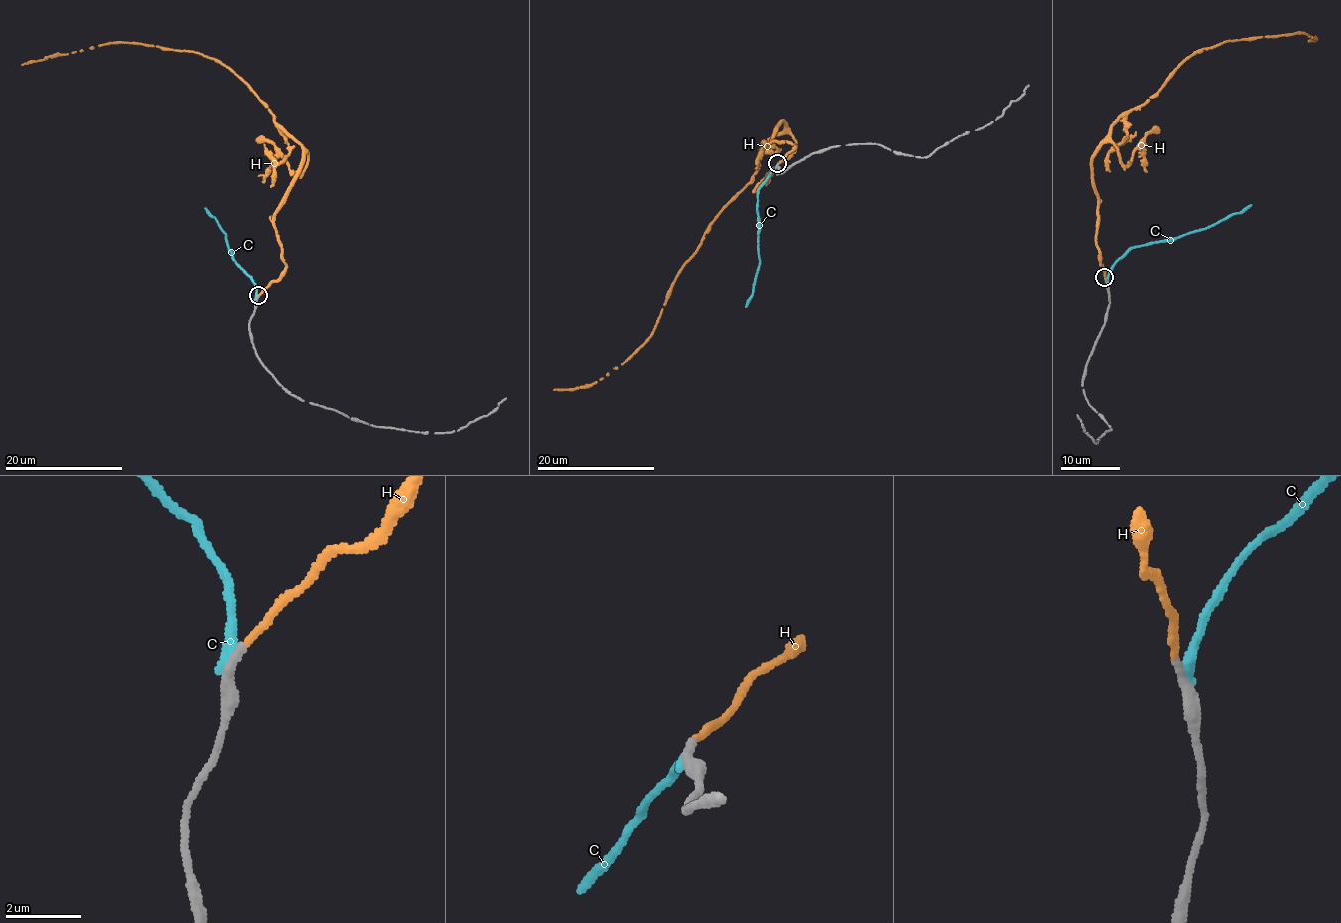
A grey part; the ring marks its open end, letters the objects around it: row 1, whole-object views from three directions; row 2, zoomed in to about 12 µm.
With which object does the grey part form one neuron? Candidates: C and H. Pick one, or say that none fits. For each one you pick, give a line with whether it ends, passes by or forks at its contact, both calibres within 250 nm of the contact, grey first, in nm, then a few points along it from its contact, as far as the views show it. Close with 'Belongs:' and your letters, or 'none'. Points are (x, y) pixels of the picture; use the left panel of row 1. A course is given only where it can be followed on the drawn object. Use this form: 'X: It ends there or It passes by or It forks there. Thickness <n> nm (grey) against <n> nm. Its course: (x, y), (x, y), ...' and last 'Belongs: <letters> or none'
H: It ends there. Thickness 200 nm (grey) against 180 nm. Its course: (258, 296), (285, 267), (273, 212), (293, 178), (302, 147), (239, 77), (198, 52), (132, 41), (21, 65)
Belongs: H

